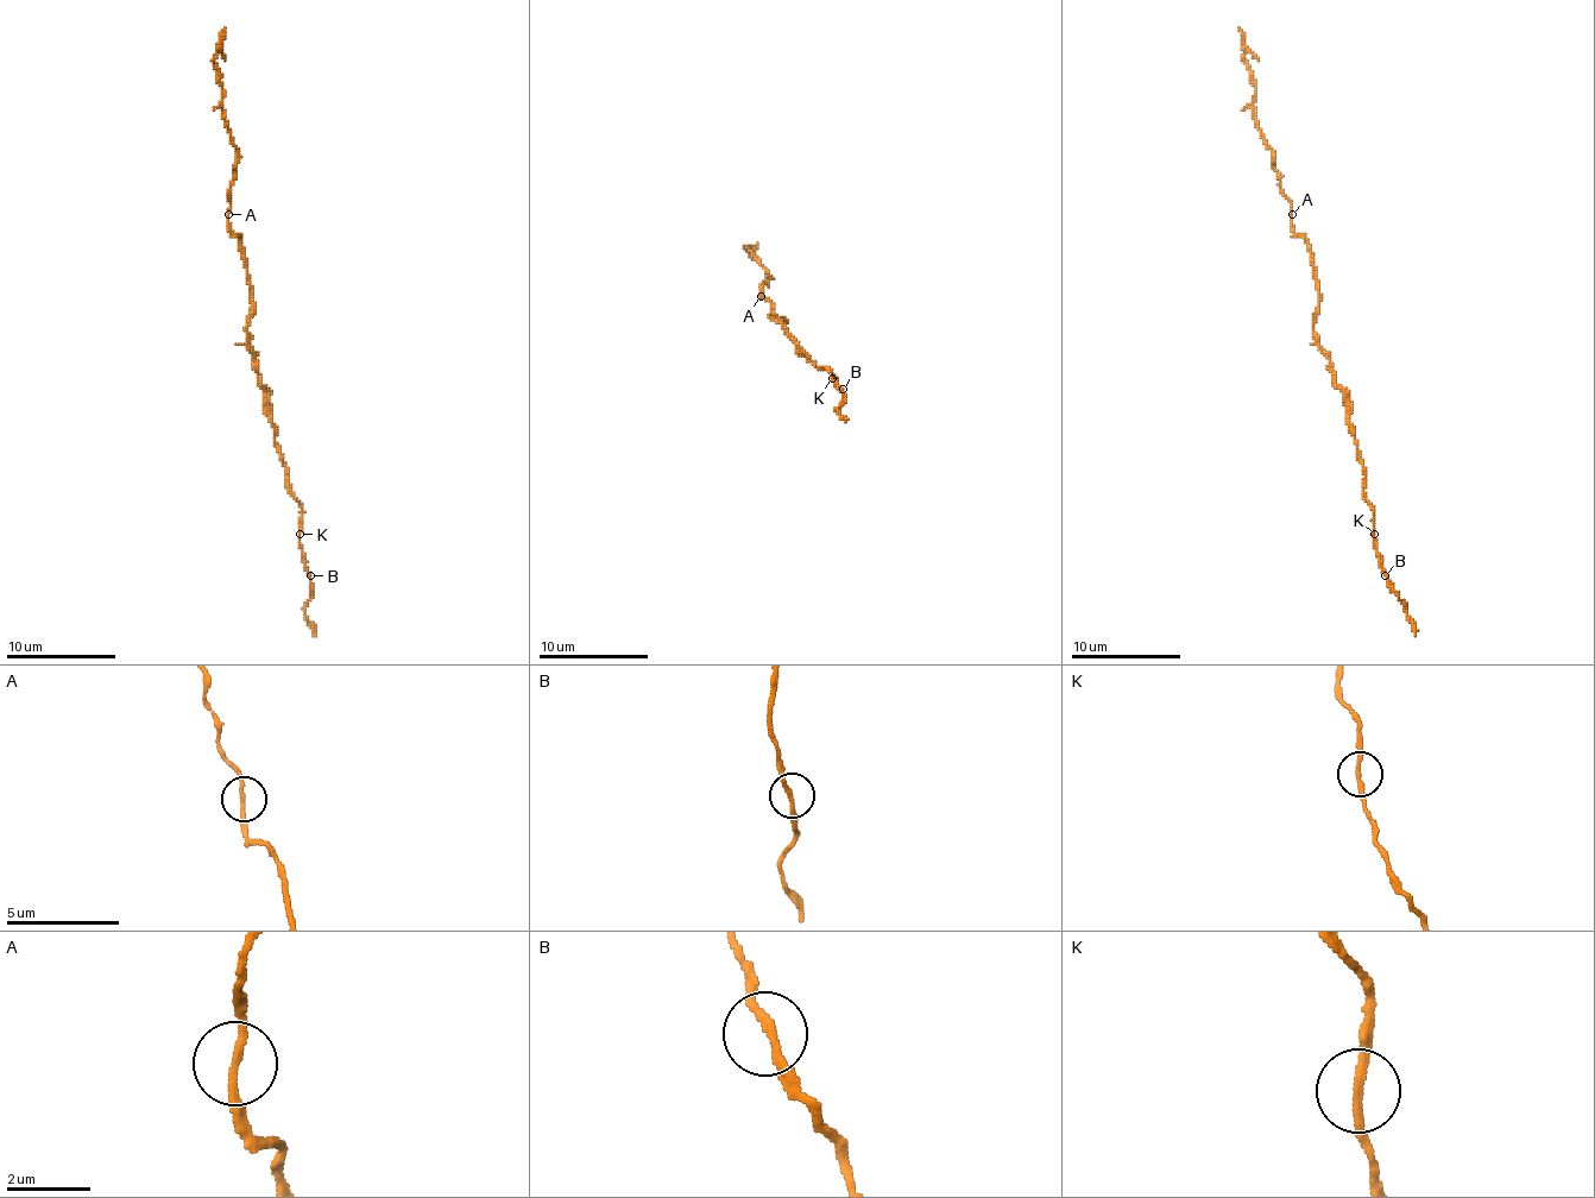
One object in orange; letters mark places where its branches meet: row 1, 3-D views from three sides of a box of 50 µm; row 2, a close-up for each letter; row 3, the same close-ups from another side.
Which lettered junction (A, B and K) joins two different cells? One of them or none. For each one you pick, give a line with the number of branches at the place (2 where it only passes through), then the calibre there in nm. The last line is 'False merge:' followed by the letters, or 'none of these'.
False merge: none of these

